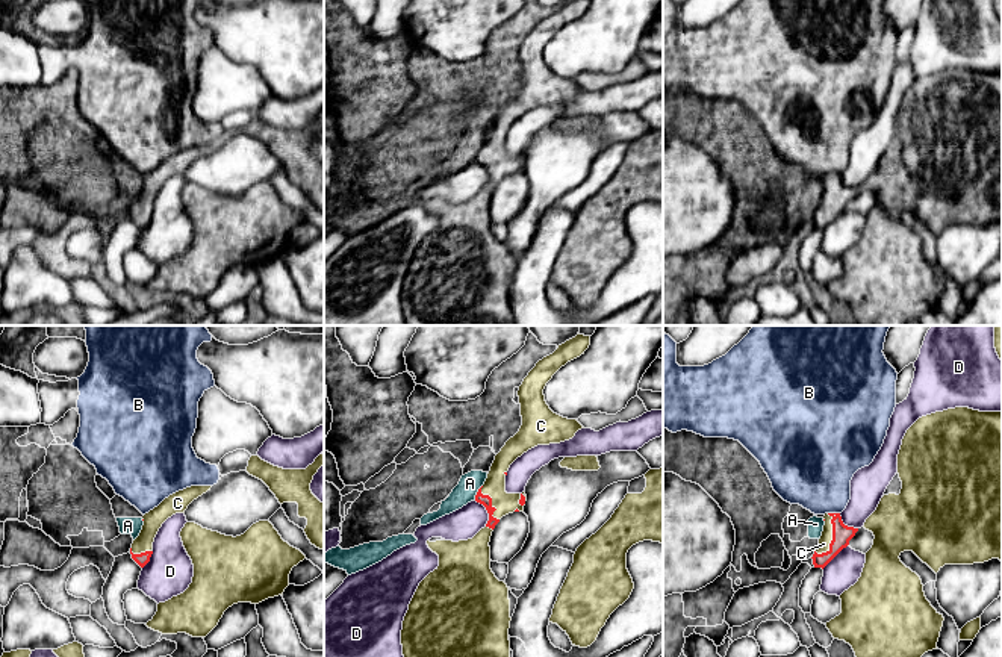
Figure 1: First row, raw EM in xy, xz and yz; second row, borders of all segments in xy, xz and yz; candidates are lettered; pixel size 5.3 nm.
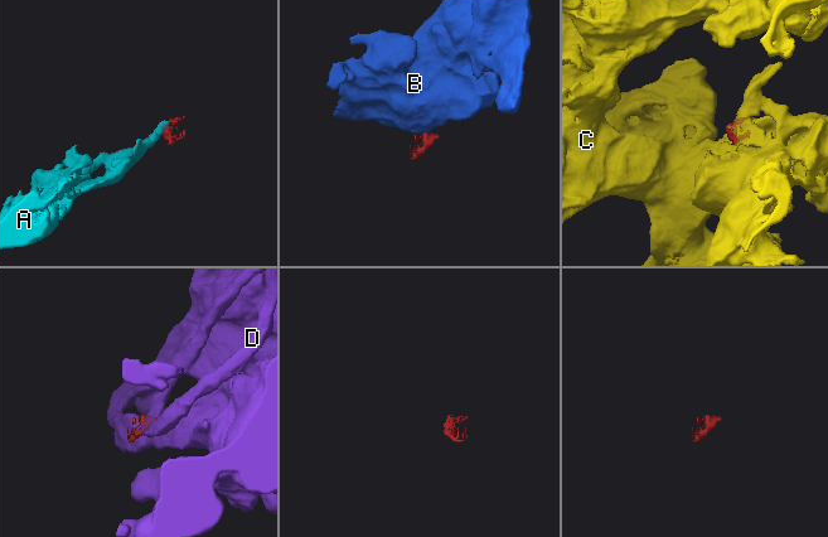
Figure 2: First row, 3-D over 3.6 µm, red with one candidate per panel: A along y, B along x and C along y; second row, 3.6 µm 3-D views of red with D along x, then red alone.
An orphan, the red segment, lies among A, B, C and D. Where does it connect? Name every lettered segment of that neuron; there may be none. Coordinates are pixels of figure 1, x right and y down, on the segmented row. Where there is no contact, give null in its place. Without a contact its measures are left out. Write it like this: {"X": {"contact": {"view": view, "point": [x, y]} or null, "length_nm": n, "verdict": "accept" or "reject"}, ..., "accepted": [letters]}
{"A": {"contact": {"view": "xz", "point": [477, 492]}, "length_nm": 90, "verdict": "reject"}, "B": {"contact": {"view": "yz", "point": [834, 513]}, "length_nm": 60, "verdict": "reject"}, "C": {"contact": {"view": "yz", "point": [833, 536]}, "length_nm": 240, "verdict": "accept"}, "D": {"contact": {"view": "xz", "point": [488, 512]}, "length_nm": 160, "verdict": "reject"}, "accepted": ["C"]}

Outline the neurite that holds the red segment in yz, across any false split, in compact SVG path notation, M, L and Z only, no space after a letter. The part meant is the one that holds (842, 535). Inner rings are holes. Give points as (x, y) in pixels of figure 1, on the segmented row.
M825 513L823 519L823 531L811 557L814 568L822 569L849 545L849 540L858 531L858 528L845 525L840 513Z

